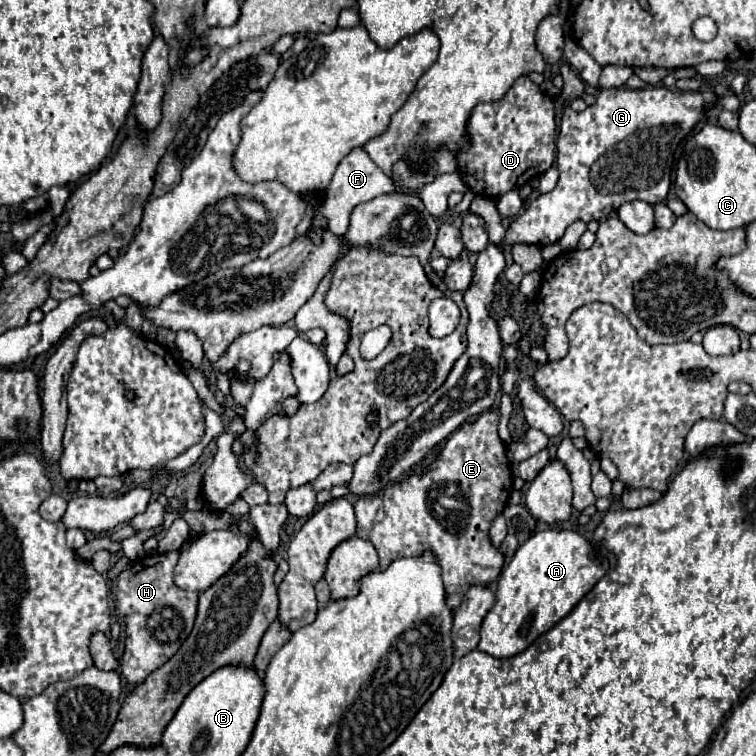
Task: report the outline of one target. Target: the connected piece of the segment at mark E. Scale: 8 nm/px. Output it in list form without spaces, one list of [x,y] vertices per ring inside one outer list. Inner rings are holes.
[[[499,411],[481,413],[475,421],[463,423],[459,429],[455,429],[449,435],[445,447],[441,449],[437,461],[433,463],[429,471],[425,471],[423,475],[411,475],[399,483],[393,483],[381,495],[357,497],[357,503],[355,503],[357,535],[375,545],[381,559],[379,567],[385,569],[393,559],[417,557],[425,549],[431,549],[437,555],[439,565],[443,569],[441,575],[443,575],[445,591],[449,597],[449,605],[453,605],[453,609],[459,607],[461,599],[465,597],[471,585],[493,583],[499,577],[505,563],[503,553],[489,543],[491,523],[499,513],[505,511],[509,495],[513,491],[513,469],[507,457],[507,447],[497,435],[497,427],[499,427]],[[379,507],[385,509],[385,519],[375,525],[373,519]]]

